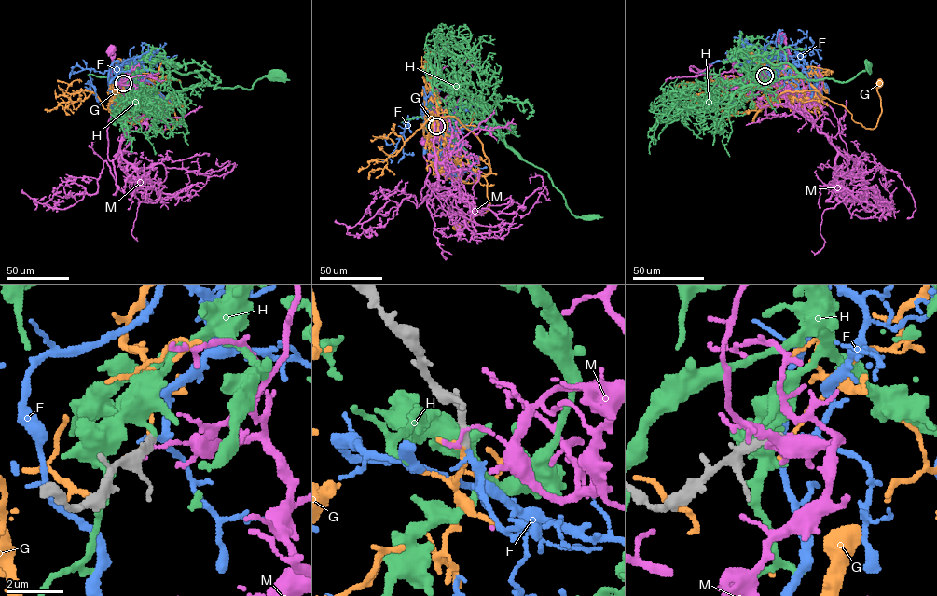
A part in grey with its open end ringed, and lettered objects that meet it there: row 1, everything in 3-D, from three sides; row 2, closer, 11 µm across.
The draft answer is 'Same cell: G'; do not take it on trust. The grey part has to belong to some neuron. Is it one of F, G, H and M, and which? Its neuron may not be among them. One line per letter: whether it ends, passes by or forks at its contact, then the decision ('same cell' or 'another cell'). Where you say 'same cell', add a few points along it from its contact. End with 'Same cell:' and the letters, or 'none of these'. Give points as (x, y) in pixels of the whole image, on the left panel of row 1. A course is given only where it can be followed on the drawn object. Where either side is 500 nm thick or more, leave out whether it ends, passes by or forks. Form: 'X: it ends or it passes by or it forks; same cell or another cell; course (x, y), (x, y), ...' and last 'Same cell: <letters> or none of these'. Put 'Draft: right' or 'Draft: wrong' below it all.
F: it ends; same cell; course (123, 83), (126, 78), (125, 65), (118, 64), (103, 74), (91, 69), (89, 88), (99, 105)
G: it ends; another cell
H: it ends; another cell
M: it ends; another cell
Same cell: F
Draft: wrong

